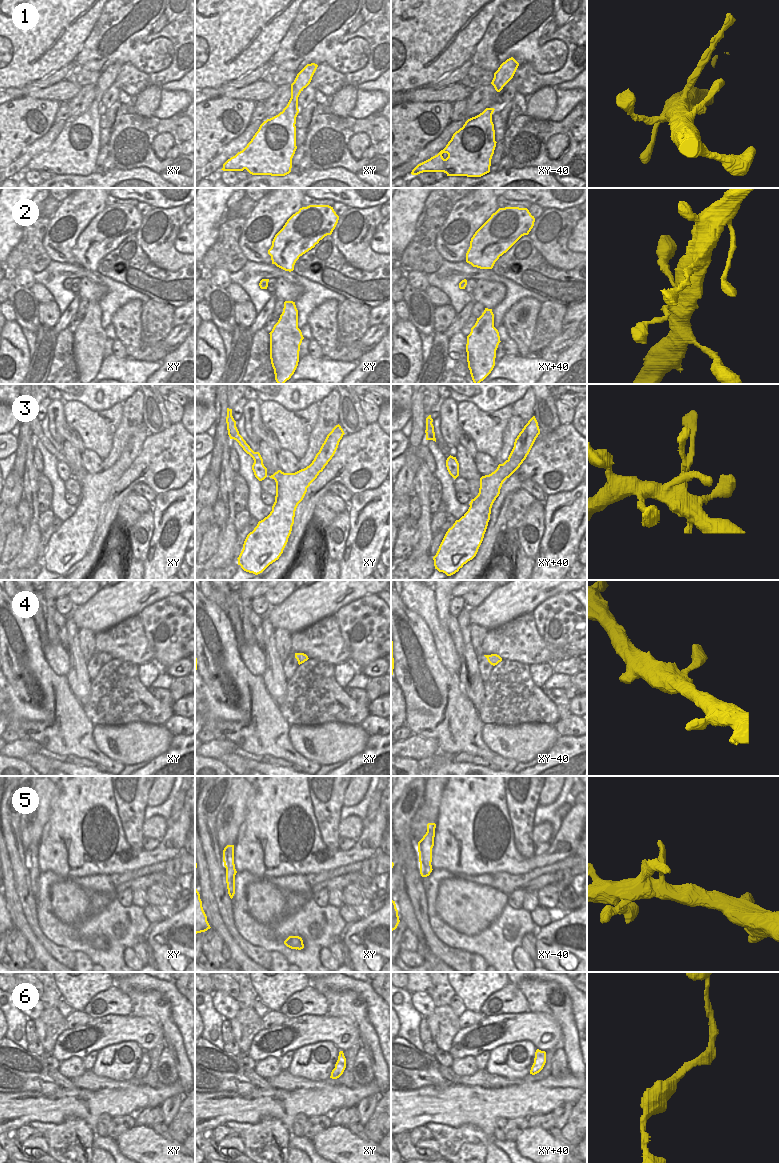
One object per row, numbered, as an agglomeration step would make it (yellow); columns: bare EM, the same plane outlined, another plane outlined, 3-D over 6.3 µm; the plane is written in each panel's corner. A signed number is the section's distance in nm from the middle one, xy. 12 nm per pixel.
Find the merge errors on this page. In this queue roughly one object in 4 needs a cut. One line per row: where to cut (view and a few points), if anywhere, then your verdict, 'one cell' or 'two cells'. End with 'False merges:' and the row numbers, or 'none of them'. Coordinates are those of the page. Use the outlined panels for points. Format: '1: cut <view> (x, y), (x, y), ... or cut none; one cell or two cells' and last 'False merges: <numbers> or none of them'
1: cut xy (291, 88), (299, 93); two cells
2: cut none; one cell
3: cut none; one cell
4: cut none; one cell
5: cut none; one cell
6: cut none; one cell
False merges: 1

